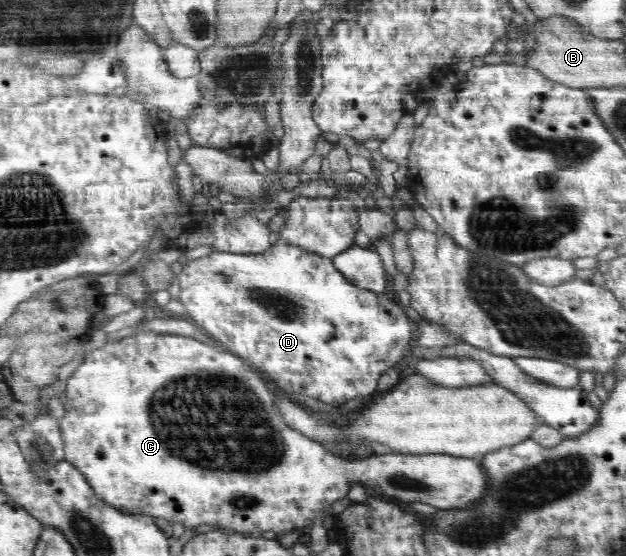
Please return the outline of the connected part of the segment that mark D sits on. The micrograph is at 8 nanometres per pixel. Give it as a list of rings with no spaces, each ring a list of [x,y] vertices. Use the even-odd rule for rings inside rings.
[[[281,239],[261,254],[213,251],[187,262],[179,280],[181,291],[177,299],[185,307],[187,316],[221,343],[226,351],[245,358],[254,370],[260,371],[267,380],[275,382],[287,393],[303,394],[327,404],[343,404],[357,396],[373,394],[381,374],[395,367],[405,354],[412,352],[412,348],[453,346],[456,357],[478,362],[491,382],[513,392],[541,422],[556,428],[563,439],[587,432],[600,417],[600,411],[589,403],[586,393],[578,387],[559,388],[542,383],[523,372],[513,358],[496,356],[464,344],[449,329],[429,319],[421,317],[417,323],[405,313],[404,306],[397,299],[391,300],[386,293],[377,294],[353,286],[336,270],[332,258],[321,257]]]

